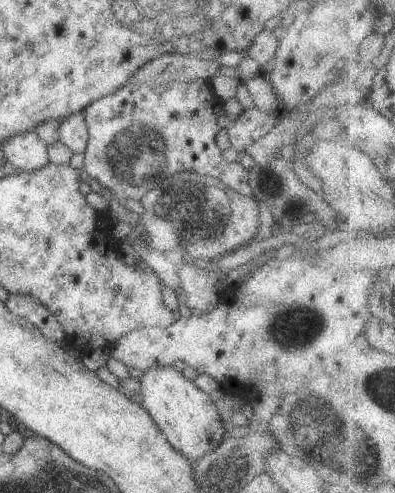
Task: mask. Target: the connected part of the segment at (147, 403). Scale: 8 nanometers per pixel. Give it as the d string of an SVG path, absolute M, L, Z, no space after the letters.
M173 366L145 369L141 373L139 382L140 405L149 413L151 420L165 435L167 442L188 460L211 452L227 435L228 427L217 415L209 395Z

